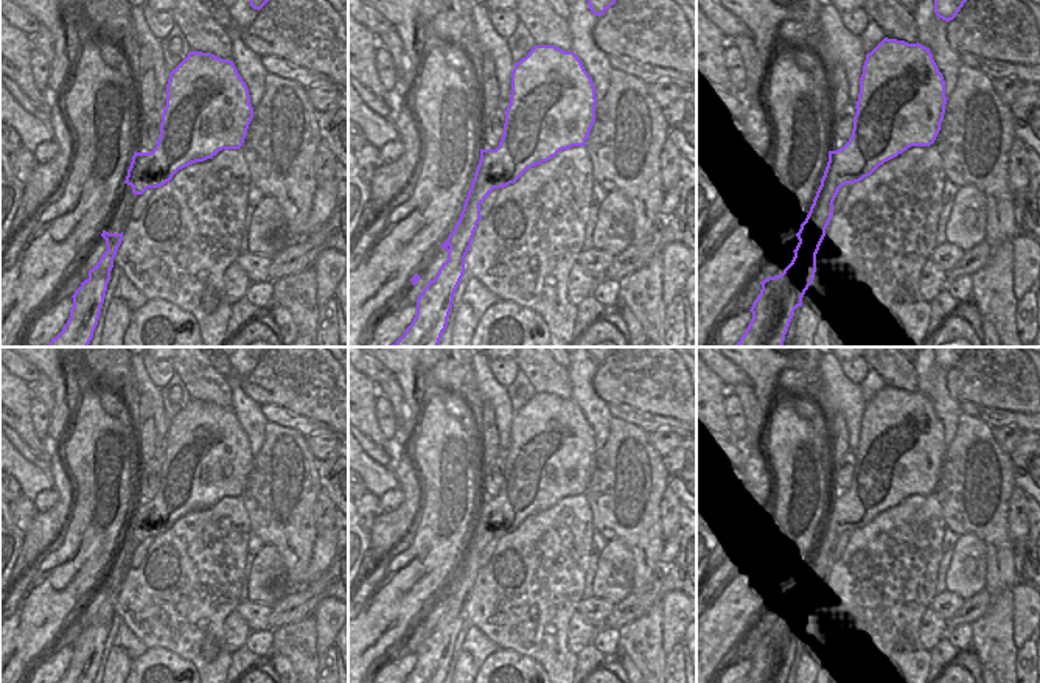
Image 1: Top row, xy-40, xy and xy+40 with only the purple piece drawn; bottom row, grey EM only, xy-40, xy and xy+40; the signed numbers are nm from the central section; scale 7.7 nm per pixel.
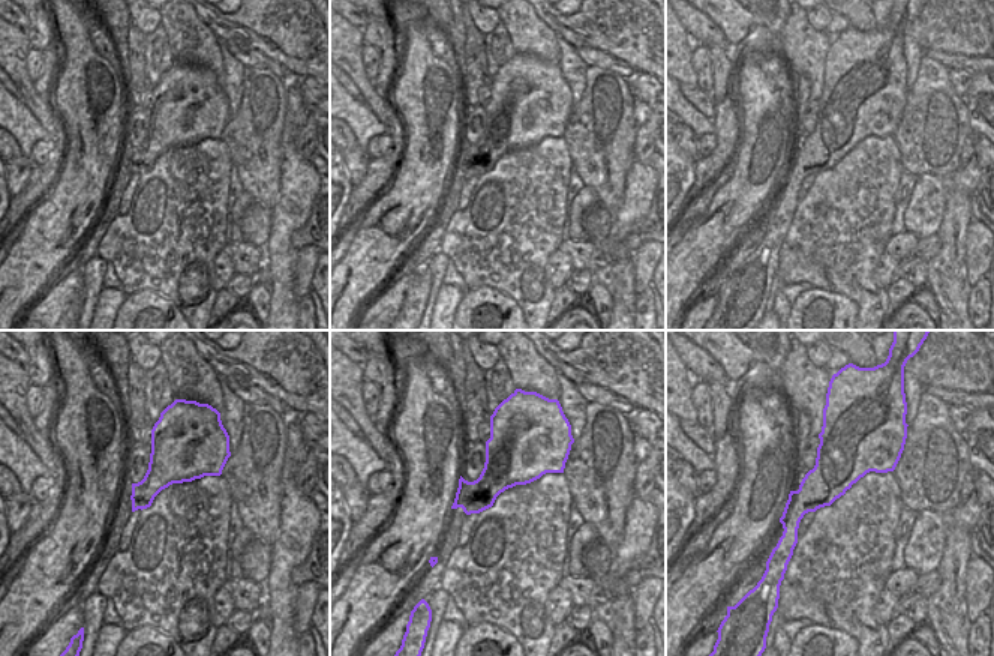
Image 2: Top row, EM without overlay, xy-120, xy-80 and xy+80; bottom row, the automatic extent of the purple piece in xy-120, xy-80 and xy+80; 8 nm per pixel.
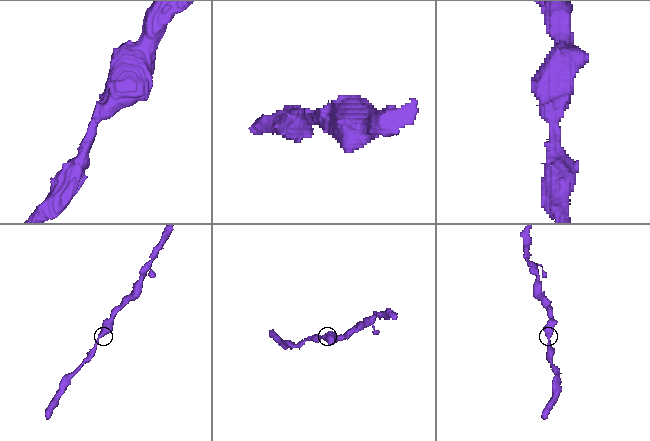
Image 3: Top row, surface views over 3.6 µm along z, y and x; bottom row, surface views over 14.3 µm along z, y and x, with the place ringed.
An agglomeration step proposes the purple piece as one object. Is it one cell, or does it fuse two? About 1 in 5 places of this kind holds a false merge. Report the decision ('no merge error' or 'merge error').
no merge error

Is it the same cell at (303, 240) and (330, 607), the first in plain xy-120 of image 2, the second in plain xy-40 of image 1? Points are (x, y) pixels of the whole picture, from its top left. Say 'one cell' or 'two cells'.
two cells

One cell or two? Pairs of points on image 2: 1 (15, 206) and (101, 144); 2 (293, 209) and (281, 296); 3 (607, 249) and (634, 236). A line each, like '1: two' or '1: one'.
1: two
2: one
3: one

